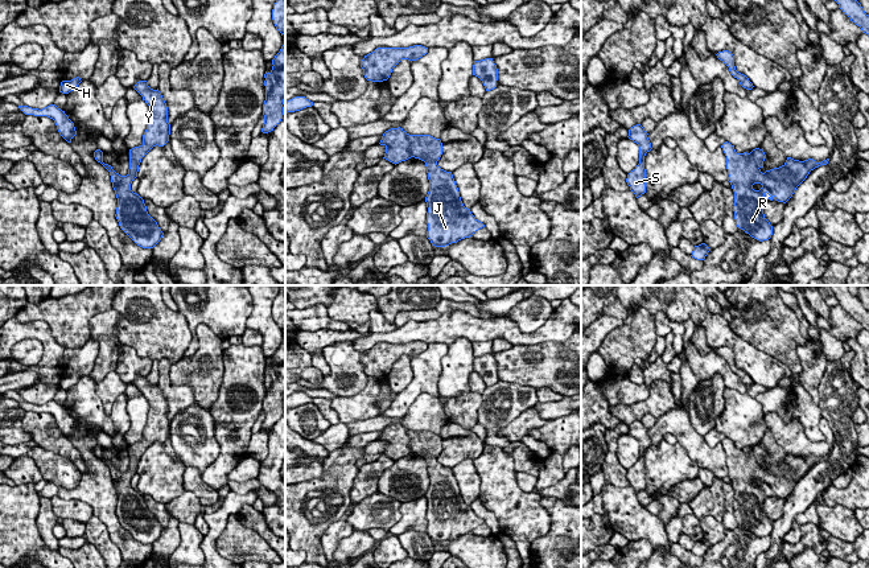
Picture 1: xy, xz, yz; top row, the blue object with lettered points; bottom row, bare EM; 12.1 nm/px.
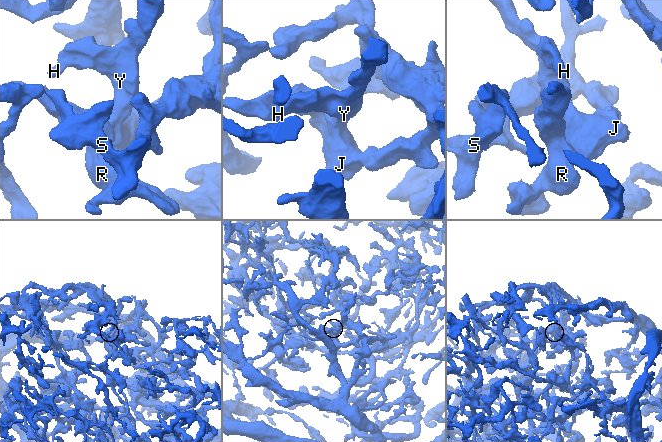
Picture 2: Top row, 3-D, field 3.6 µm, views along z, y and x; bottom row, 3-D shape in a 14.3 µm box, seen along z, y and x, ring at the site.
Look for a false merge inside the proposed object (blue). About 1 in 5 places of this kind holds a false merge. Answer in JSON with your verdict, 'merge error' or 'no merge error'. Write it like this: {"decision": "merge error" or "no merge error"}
{"decision": "no merge error"}

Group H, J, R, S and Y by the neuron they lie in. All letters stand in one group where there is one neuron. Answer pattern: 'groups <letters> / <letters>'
groups H J R S Y

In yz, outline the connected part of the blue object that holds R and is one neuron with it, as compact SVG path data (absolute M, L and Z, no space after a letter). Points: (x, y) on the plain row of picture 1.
M728 437L721 444L726 452L728 477L734 487L736 520L759 538L769 536L773 531L773 522L763 510L765 490L770 491L770 497L786 499L811 466L829 457L829 454L821 458L814 454L799 457L787 453L782 462L762 469L766 454L762 445L737 449L734 441Z

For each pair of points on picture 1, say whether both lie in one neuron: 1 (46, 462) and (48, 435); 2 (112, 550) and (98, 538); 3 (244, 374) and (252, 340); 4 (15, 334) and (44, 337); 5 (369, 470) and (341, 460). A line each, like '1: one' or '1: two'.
1: two
2: one
3: two
4: one
5: two

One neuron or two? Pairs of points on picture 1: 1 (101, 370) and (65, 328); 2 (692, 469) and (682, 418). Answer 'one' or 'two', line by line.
1: two
2: two

